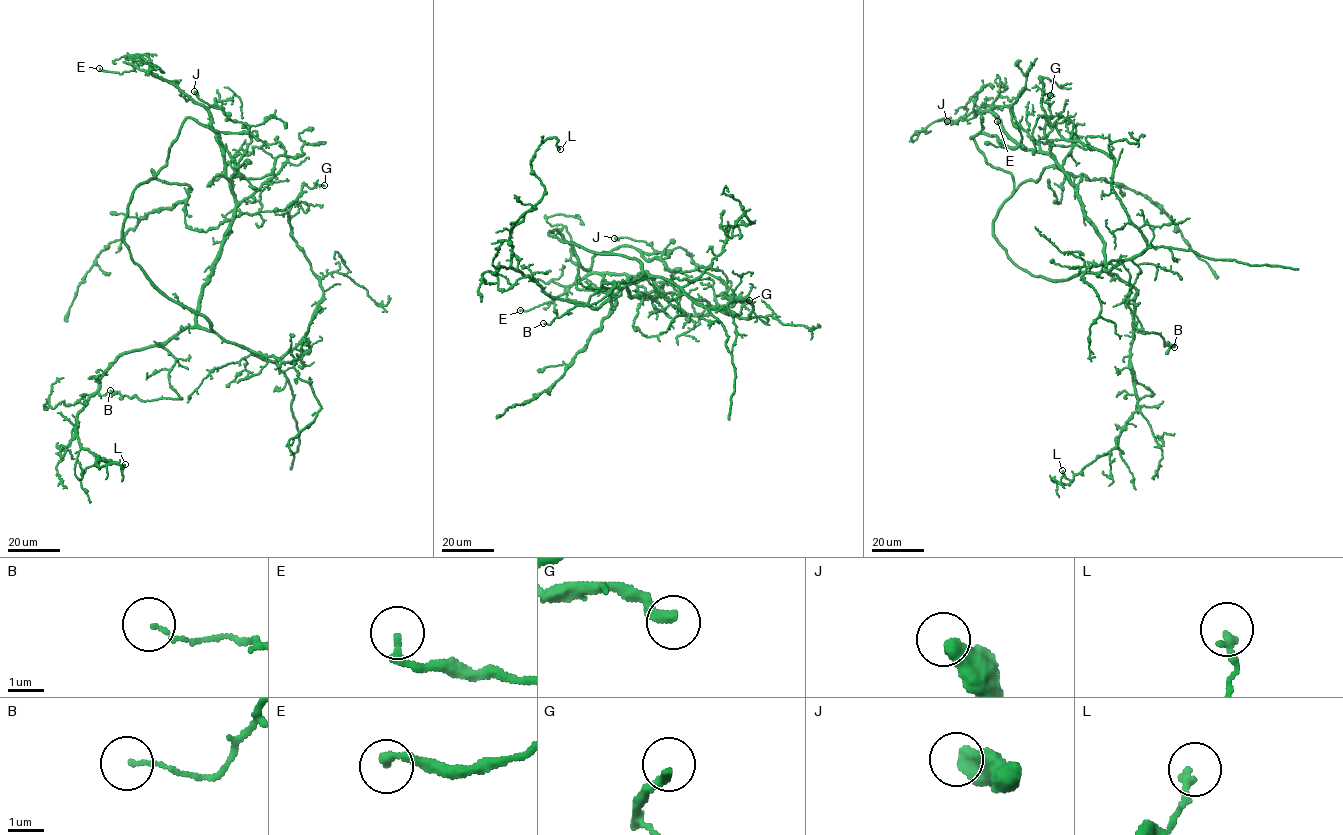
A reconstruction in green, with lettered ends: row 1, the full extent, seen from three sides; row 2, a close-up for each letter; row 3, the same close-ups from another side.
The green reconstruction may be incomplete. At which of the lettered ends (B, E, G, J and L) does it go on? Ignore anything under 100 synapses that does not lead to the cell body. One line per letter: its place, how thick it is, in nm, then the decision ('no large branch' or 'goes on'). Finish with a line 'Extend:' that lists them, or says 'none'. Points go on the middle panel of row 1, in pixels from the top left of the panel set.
B: place (543, 323); calibre 90 nm; no large branch
E: place (520, 310); calibre 200 nm; no large branch
G: place (749, 300); calibre 280 nm; no large branch
J: place (614, 238); calibre 550 nm; no large branch
L: place (560, 149); calibre 200 nm; no large branch
Extend: none

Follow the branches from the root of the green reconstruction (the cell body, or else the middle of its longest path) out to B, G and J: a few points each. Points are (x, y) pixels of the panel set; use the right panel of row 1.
B: (1071, 278), (1079, 272), (1117, 275), (1136, 290), (1125, 302), (1136, 330), (1158, 333), (1163, 346), (1174, 347)
G: (1071, 278), (1110, 271), (1147, 243), (1112, 187), (1114, 158), (1059, 133), (1045, 101), (1050, 95)
J: (1071, 278), (1035, 276), (1011, 260), (993, 219), (1014, 179), (971, 138), (979, 113), (947, 121)

